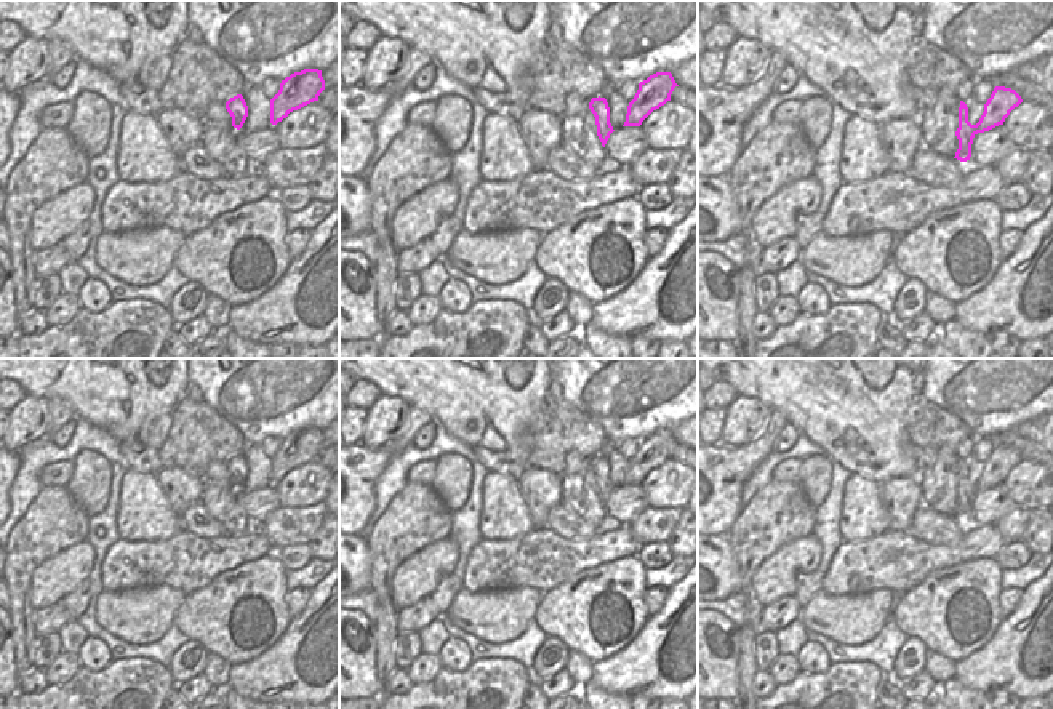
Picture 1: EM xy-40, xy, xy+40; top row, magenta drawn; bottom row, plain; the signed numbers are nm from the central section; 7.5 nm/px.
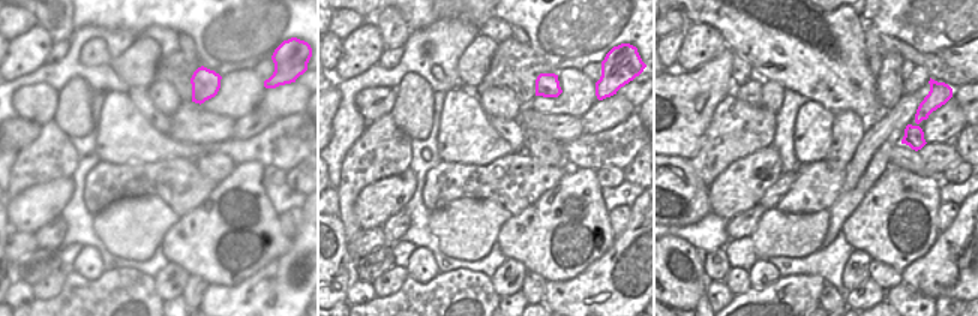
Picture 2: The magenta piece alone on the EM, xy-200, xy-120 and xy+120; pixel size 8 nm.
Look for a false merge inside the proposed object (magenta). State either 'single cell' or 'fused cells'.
single cell

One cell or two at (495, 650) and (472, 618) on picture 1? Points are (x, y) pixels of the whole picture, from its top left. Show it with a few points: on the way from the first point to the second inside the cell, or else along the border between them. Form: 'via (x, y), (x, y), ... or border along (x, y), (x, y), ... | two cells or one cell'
border along (524, 629), (517, 637), (506, 642), (484, 642) | two cells

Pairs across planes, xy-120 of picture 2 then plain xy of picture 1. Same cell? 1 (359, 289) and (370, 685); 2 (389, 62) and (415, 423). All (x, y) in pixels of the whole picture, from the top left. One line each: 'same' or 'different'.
1: different
2: different

